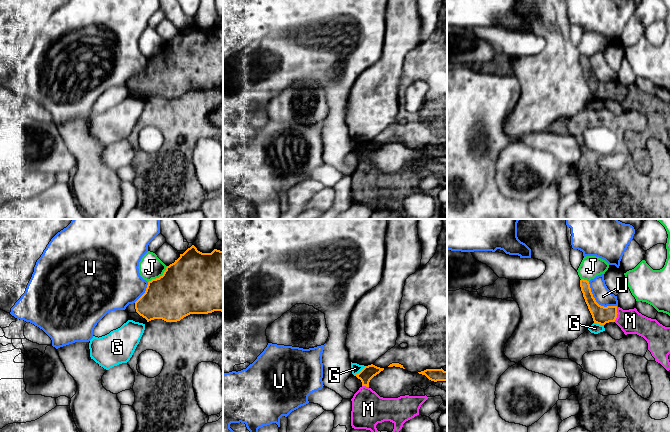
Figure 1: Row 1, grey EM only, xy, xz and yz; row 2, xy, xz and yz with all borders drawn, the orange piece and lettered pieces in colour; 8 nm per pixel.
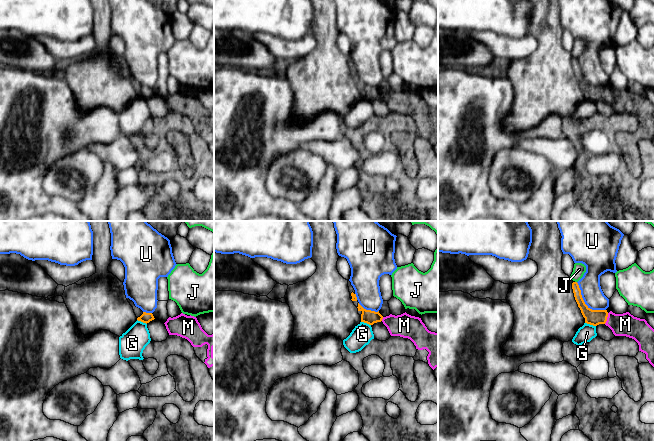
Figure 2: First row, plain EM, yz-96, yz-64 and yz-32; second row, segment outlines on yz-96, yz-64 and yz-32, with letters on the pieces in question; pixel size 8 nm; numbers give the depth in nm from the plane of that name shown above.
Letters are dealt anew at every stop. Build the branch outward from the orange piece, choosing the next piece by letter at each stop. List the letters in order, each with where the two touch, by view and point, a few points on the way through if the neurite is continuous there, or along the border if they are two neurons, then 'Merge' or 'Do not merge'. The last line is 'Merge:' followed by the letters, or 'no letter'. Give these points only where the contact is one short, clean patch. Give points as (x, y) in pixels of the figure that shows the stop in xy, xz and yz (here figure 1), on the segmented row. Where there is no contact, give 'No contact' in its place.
G: Touches orange at xz (360, 371). Boundary: xz (365, 366), (354, 375). Do not merge
J: Touches orange at xy (160, 276). Boundary: xy (167, 266), (161, 275), (152, 278), (148, 282). Do not merge
M: Touches orange at yz (617, 313). Path across: yz (601, 315), (617, 313), (622, 318), (630, 321). Merge
U: Touches orange at yz (596, 302). Do not merge
Merge: M

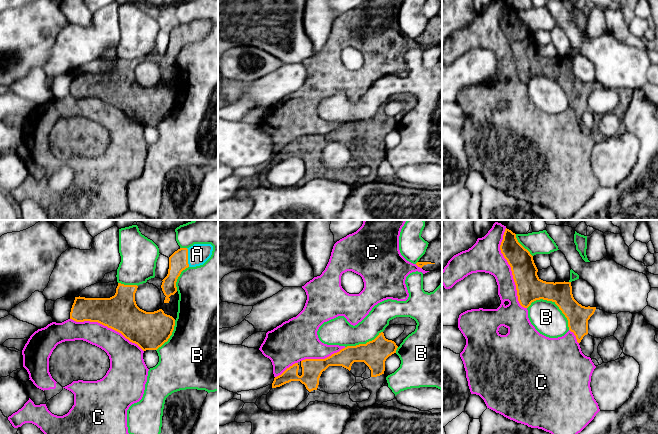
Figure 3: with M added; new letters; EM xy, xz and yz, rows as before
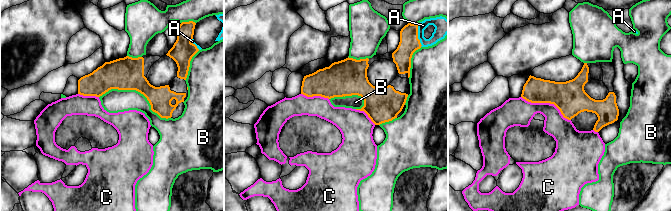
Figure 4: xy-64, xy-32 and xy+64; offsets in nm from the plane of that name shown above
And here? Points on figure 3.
A: Touches orange at xy (187, 257). Path across: xy (178, 261), (187, 257), (198, 254). Merge
B: Touches orange at yz (555, 303). Do not merge
C: Touches orange at yz (511, 269). Do not merge
Merge: A

